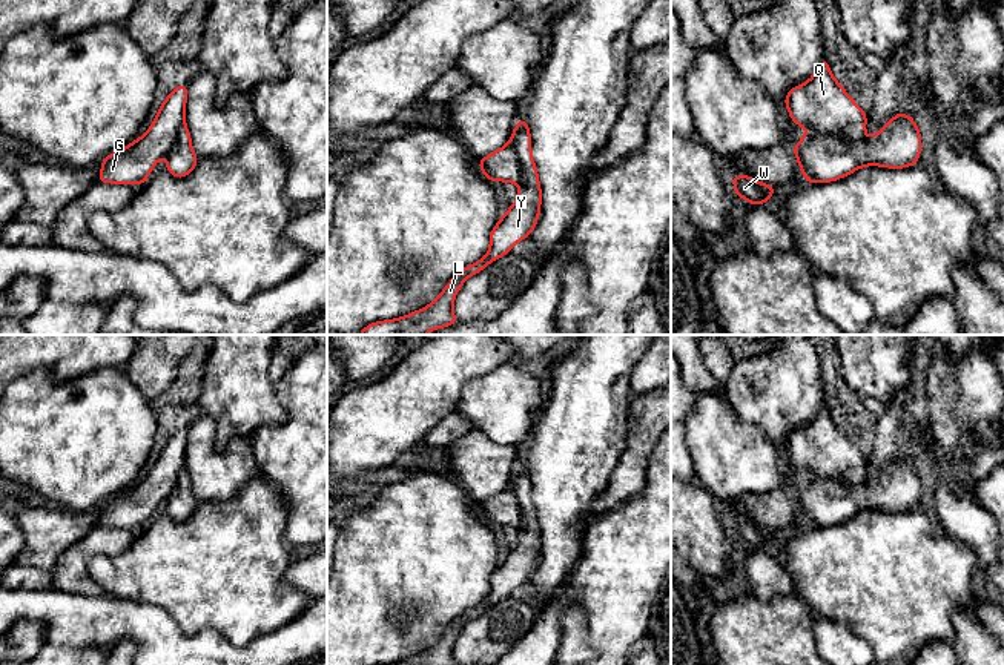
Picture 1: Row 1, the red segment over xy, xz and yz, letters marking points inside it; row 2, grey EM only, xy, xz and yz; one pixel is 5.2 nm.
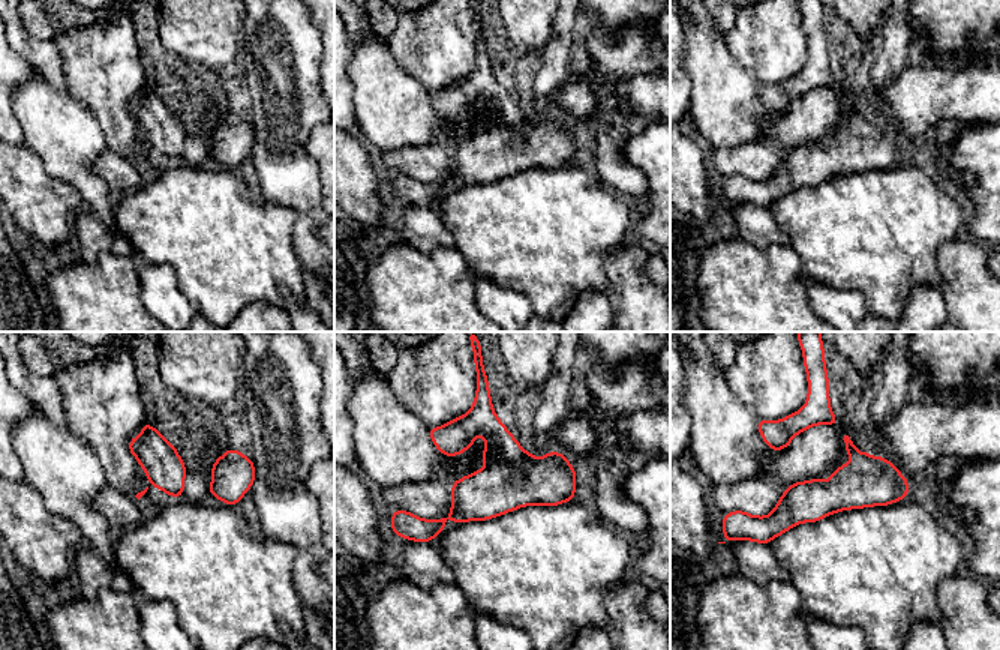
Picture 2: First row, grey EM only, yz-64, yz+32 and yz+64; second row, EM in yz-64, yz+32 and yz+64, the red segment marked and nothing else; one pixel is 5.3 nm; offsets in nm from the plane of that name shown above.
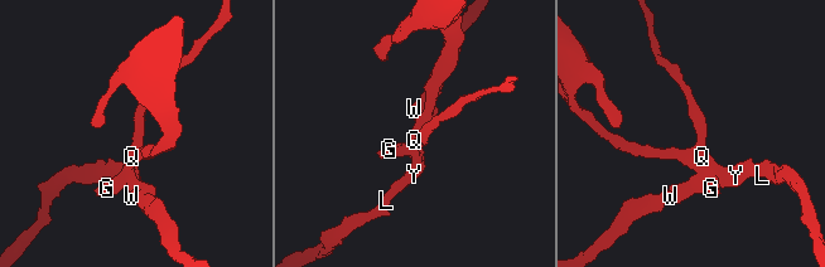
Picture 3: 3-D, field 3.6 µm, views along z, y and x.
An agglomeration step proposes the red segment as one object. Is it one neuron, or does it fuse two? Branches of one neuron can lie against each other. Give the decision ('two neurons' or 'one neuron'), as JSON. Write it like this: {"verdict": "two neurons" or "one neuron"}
{"verdict": "two neurons"}

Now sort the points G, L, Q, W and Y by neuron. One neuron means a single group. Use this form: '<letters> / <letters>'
G Q / L W Y

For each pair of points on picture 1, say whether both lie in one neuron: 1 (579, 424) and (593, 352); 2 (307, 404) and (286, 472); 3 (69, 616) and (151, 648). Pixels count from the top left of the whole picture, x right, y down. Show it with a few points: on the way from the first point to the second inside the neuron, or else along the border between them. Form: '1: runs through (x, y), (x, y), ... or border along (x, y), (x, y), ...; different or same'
1: runs through (588, 406), (593, 370); same
2: runs through (307, 421), (307, 450), (303, 455); same
3: runs through (91, 622), (128, 622), (132, 627); same

